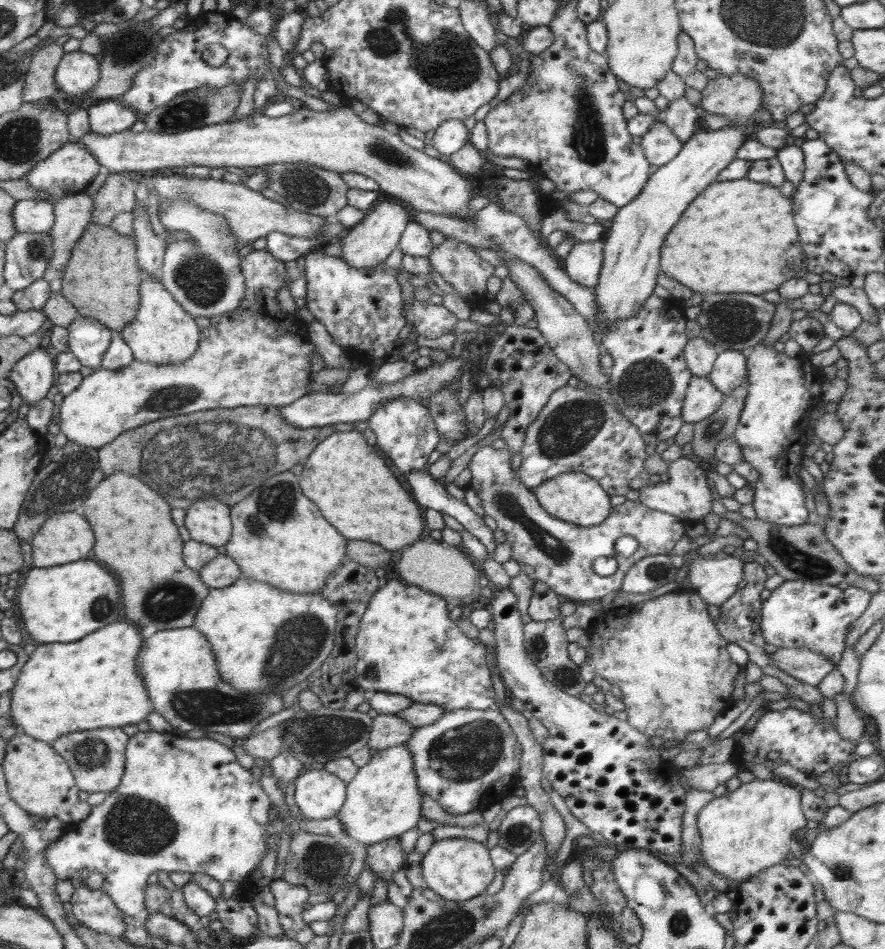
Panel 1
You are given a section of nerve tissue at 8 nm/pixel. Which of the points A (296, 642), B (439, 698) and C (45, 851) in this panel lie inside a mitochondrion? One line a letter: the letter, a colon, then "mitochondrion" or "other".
A: mitochondrion
B: other
C: other

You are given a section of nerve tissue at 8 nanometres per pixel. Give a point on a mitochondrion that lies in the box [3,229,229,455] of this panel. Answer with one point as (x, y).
(36, 251)

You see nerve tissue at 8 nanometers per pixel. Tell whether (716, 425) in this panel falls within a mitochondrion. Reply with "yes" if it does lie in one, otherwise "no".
yes

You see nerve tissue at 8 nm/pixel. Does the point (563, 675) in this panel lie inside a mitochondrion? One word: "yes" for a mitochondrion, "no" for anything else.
yes

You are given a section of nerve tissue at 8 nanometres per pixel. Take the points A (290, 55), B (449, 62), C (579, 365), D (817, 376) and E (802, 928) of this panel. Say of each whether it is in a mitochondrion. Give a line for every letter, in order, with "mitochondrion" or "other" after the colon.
A: other
B: mitochondrion
C: other
D: other
E: other

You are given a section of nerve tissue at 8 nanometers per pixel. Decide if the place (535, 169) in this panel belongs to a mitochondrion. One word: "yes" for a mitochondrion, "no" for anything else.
no

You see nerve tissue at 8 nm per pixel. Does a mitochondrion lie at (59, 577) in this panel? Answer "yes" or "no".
no

